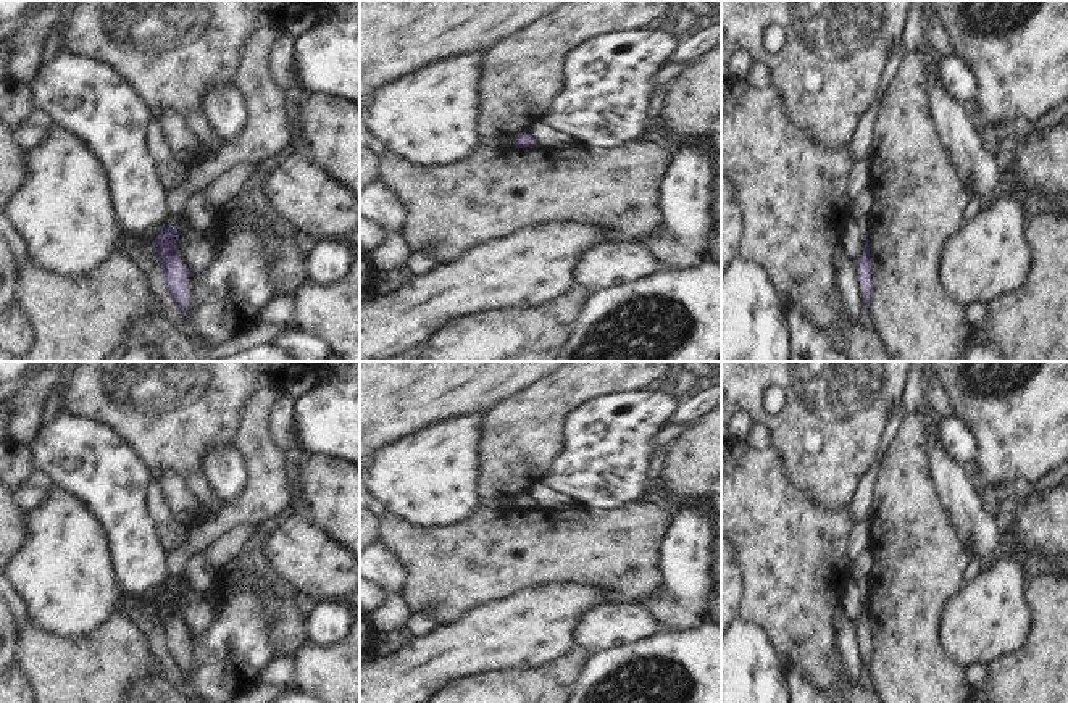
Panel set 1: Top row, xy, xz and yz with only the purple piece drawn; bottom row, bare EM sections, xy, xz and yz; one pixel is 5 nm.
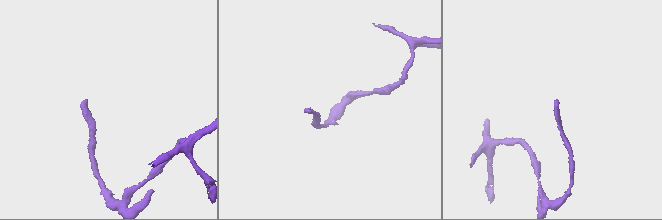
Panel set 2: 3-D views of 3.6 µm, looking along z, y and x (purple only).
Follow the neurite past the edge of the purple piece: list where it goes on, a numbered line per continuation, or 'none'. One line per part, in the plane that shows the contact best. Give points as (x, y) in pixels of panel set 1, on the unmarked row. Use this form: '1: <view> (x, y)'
none

